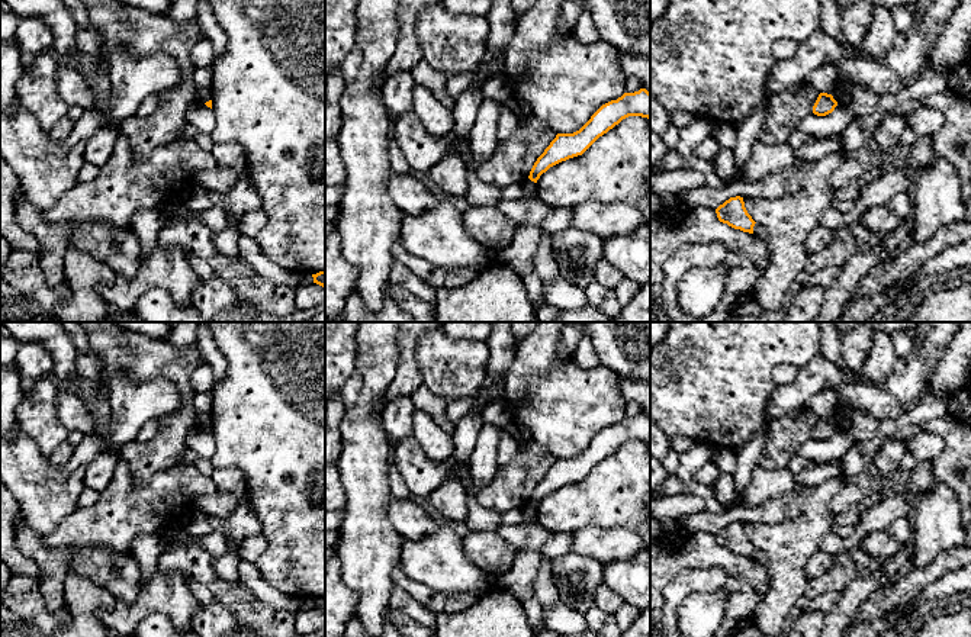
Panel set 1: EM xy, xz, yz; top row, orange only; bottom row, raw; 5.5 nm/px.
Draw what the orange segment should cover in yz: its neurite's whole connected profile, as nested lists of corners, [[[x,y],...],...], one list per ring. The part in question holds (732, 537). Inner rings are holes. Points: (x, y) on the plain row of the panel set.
[[[730,522],[716,534],[716,538],[720,547],[727,548],[734,554],[753,559],[756,547],[747,538],[743,522]]]

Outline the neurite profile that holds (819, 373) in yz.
[[[817,353],[790,385],[778,385],[769,398],[768,414],[779,419],[800,408],[806,408],[811,396],[826,389],[839,392],[848,382],[859,377],[859,371],[837,369],[822,353]]]

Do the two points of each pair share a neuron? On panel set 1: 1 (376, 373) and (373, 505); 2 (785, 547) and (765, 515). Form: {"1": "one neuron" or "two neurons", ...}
{"1": "one neuron", "2": "two neurons"}

